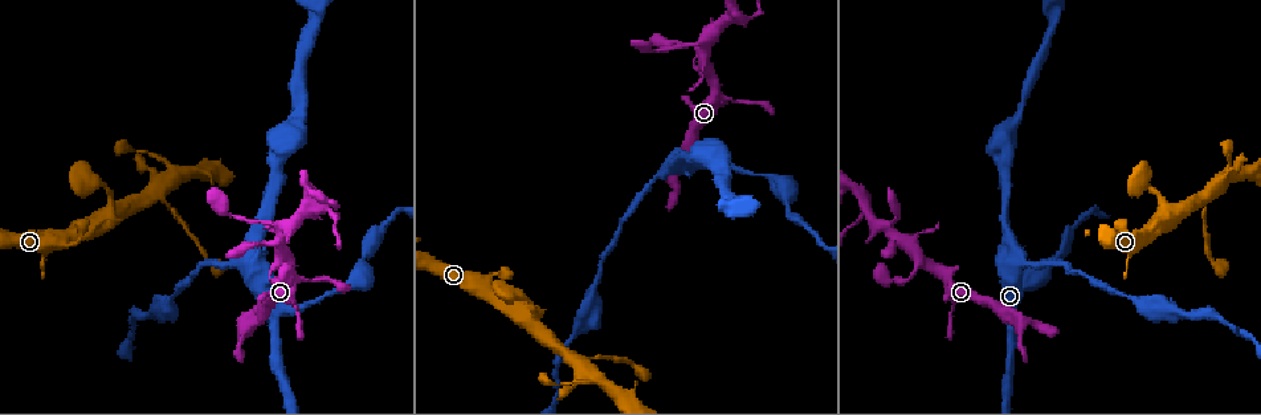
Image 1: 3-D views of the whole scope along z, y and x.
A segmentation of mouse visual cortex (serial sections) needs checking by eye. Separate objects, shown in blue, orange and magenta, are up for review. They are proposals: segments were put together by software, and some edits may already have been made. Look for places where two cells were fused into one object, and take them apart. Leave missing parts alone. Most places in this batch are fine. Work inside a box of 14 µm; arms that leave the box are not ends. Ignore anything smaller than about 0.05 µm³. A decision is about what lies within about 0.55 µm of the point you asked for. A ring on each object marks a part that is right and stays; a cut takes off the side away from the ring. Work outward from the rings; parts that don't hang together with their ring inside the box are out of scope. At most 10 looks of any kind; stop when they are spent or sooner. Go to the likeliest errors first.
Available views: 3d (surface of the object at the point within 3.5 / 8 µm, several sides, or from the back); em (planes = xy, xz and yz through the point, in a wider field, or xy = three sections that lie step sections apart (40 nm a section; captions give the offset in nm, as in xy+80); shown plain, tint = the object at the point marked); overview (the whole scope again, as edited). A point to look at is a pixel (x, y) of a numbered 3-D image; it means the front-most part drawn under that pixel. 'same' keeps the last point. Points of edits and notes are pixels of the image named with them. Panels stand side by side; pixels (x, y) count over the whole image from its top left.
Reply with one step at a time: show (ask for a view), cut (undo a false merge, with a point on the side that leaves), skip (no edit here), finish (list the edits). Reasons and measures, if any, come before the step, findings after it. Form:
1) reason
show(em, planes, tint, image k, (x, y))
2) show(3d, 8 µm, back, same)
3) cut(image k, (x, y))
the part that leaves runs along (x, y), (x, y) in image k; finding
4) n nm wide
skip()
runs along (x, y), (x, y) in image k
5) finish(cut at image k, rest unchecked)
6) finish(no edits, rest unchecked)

small branch off a trunk
show(em, xy, step 1, tint, image 1, (888, 232))

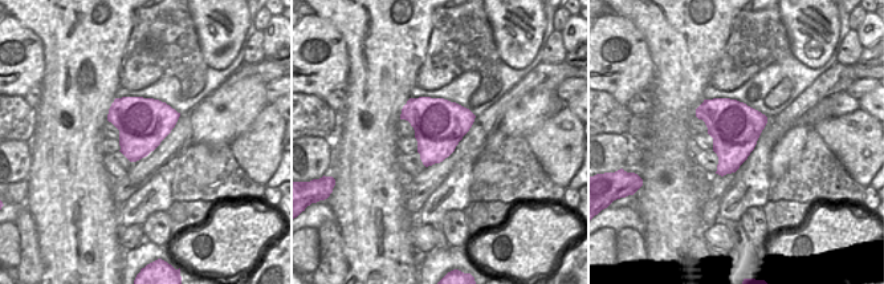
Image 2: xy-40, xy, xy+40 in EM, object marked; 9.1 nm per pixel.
see where the arms go
show(3d, 3.5 µm, same)

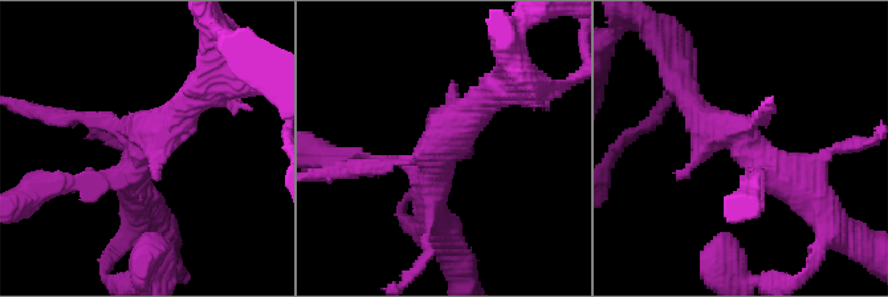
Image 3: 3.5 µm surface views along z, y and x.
skip()
runs along (814, 194), (691, 104) in image 3; continuous, no second cell

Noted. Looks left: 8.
a fork
show(3d, 8 µm, image 1, (1015, 263))

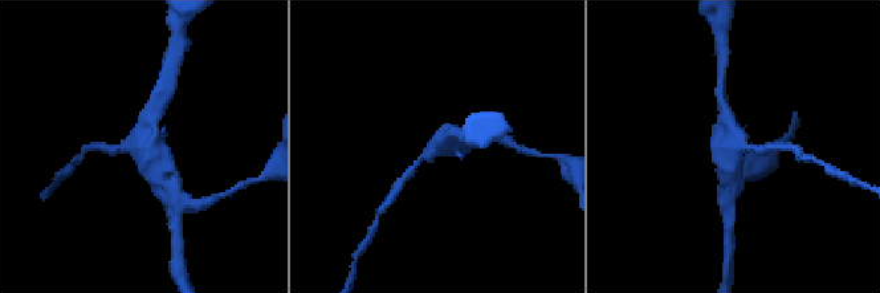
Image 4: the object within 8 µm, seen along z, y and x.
show(em, planes, tint, image 4, (136, 151))

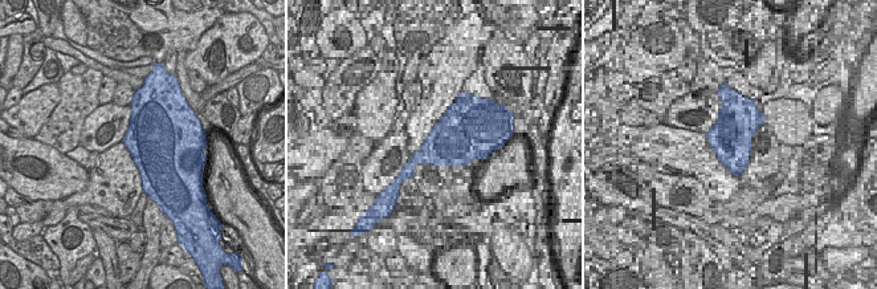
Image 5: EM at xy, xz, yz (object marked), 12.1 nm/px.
skip()
runs along (162, 188), (143, 150), (151, 118) in image 4; one cell here

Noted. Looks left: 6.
thick turns thin
show(3d, 3.5 µm, image 1, (169, 307))

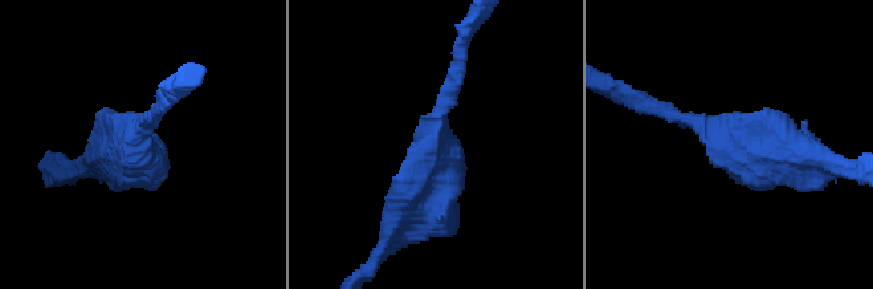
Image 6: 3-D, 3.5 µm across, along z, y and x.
need the tissue
show(em, planes, tint, image 6, (743, 154))

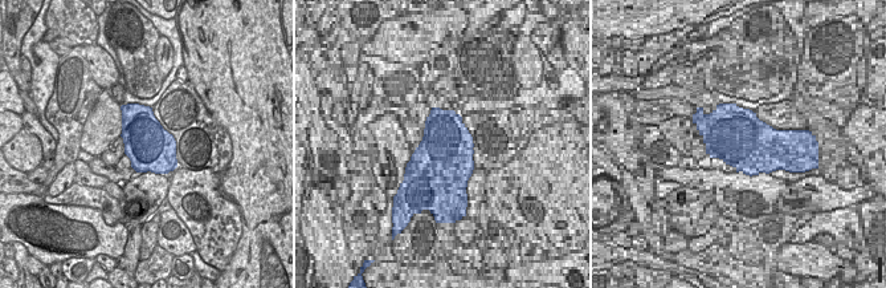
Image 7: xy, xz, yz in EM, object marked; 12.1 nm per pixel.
show(em, xy, step 2, tint, same)

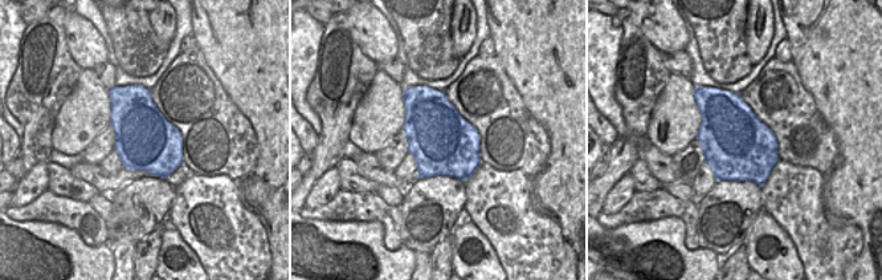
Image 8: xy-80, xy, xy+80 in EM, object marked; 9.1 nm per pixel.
600 nm wide
skip()
runs along (443, 110), (435, 171), (382, 253) in image 6; all the same cell

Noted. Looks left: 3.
a narrow waist
show(3d, 8 µm, image 1, (563, 385))

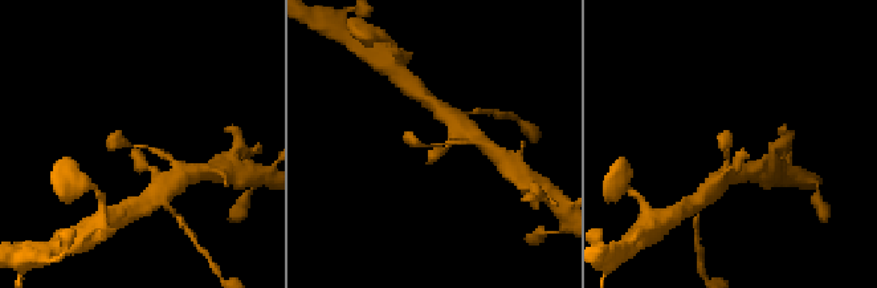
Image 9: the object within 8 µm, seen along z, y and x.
shape alone is not enough
show(em, planes, tint, image 9, (434, 147))

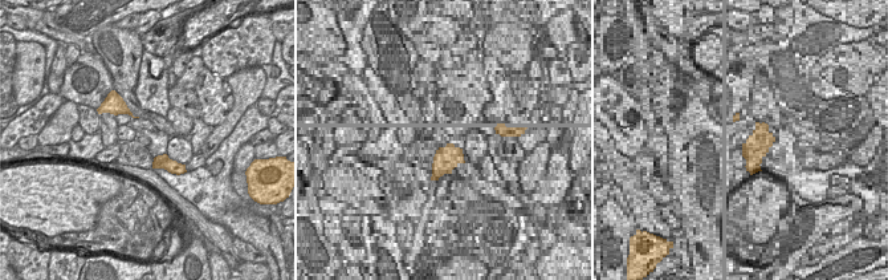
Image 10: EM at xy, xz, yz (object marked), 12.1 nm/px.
skip()
runs along (171, 159), (154, 149), (107, 138) in image 9; one cell here

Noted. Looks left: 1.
finish(no edits, rest unchecked)

